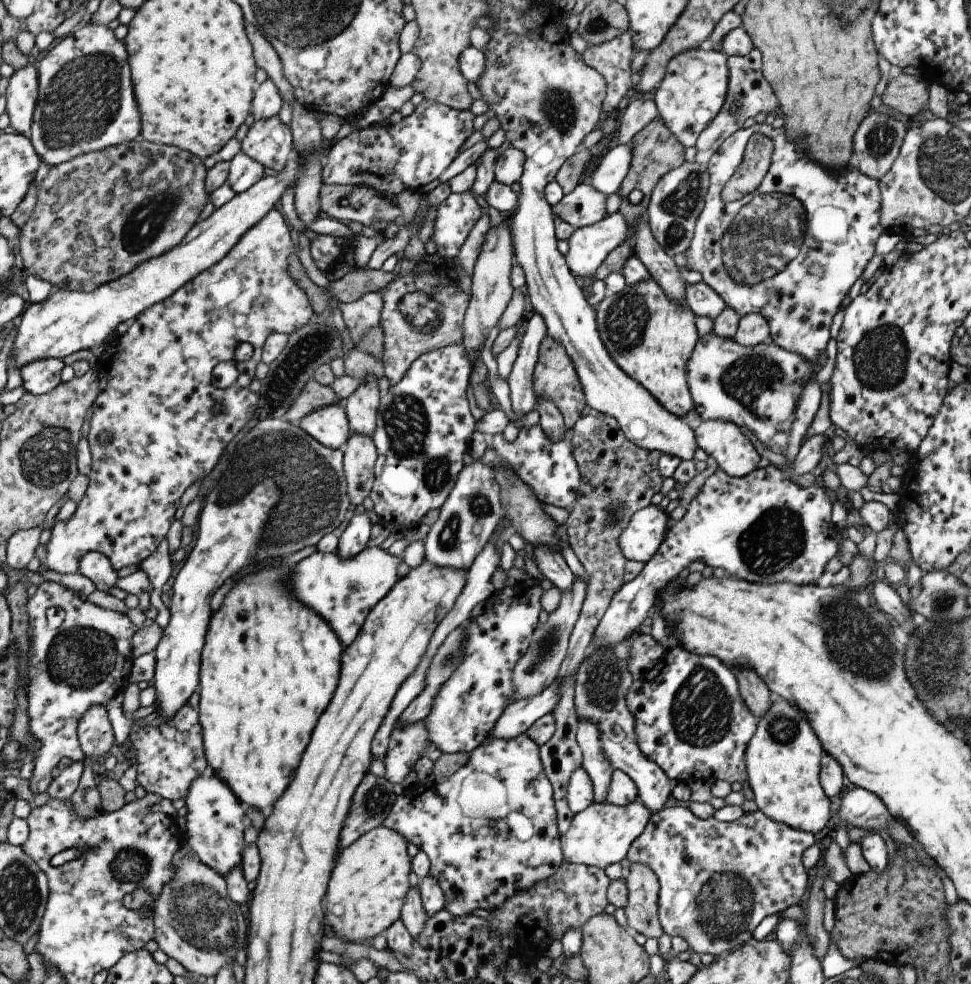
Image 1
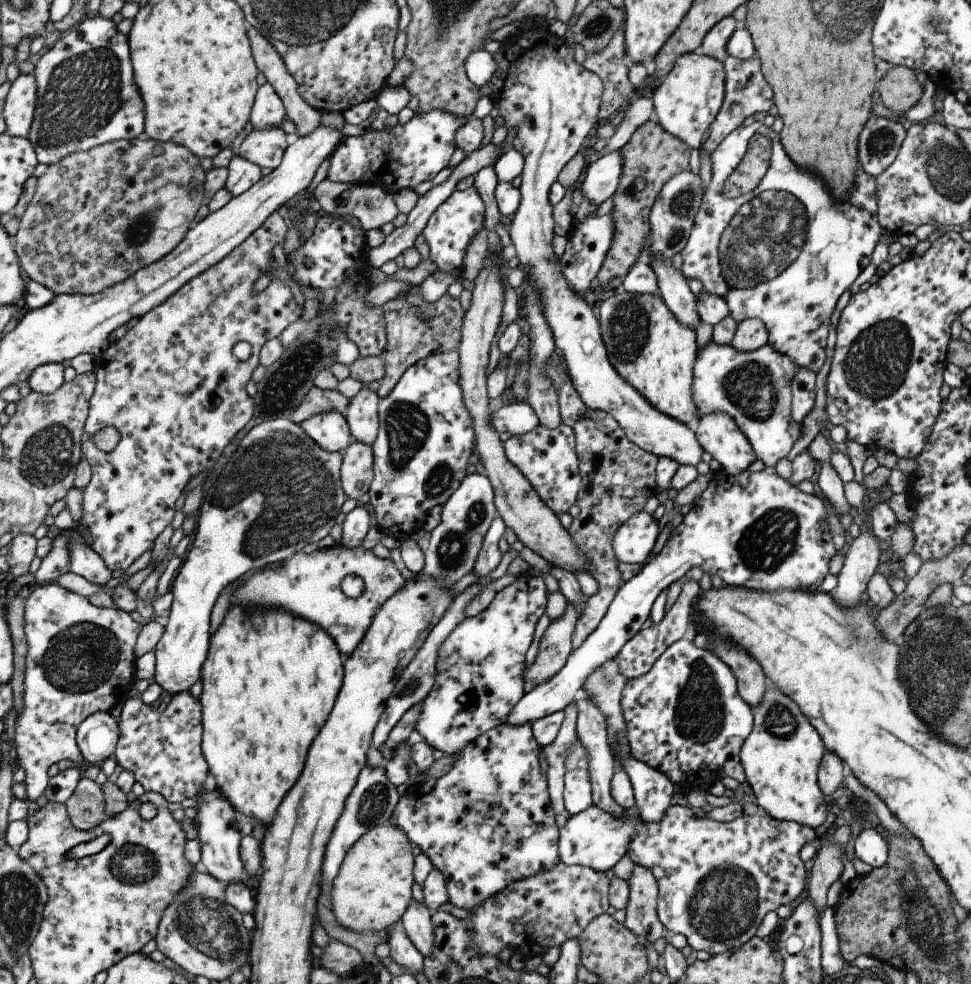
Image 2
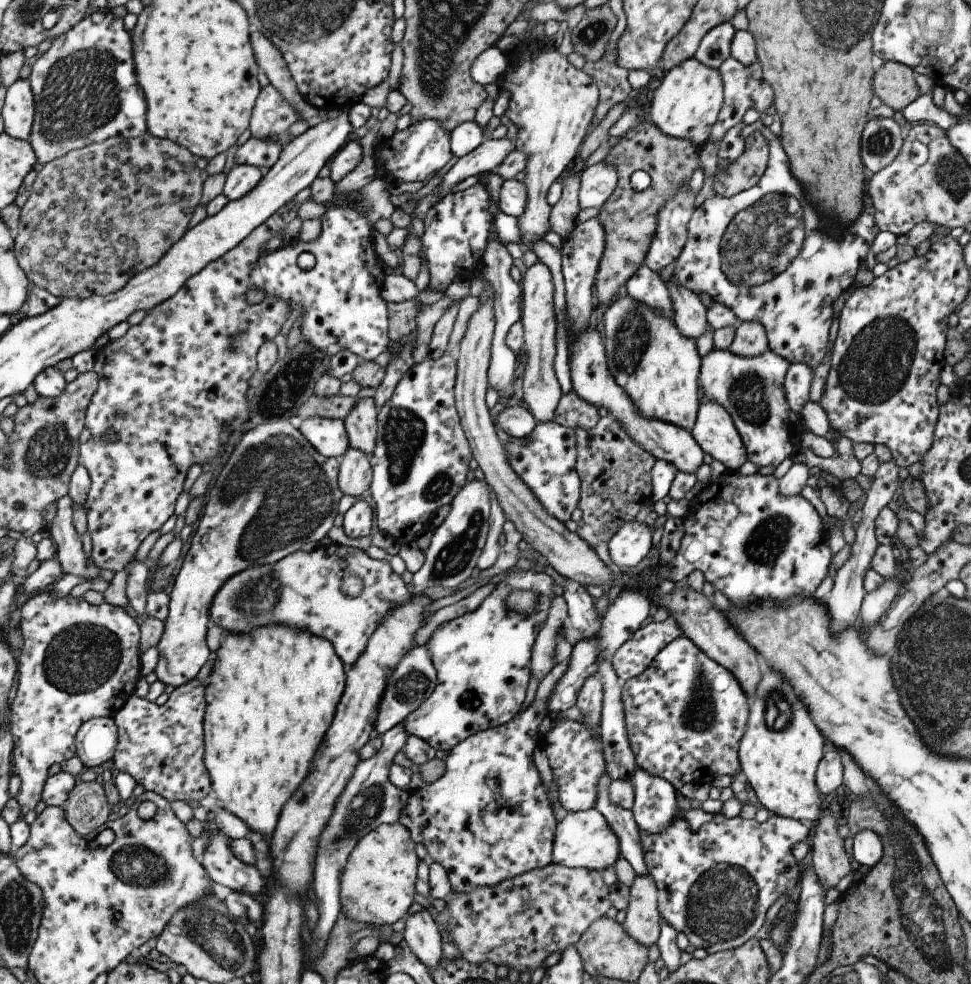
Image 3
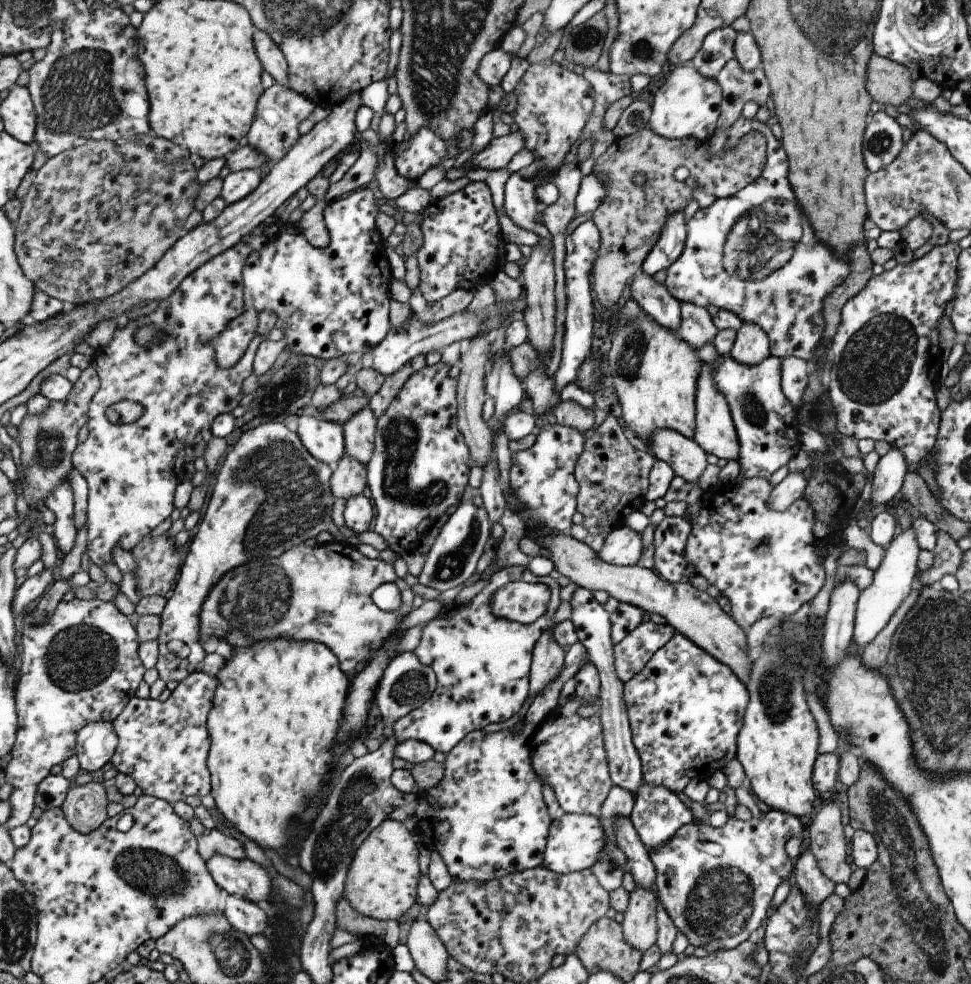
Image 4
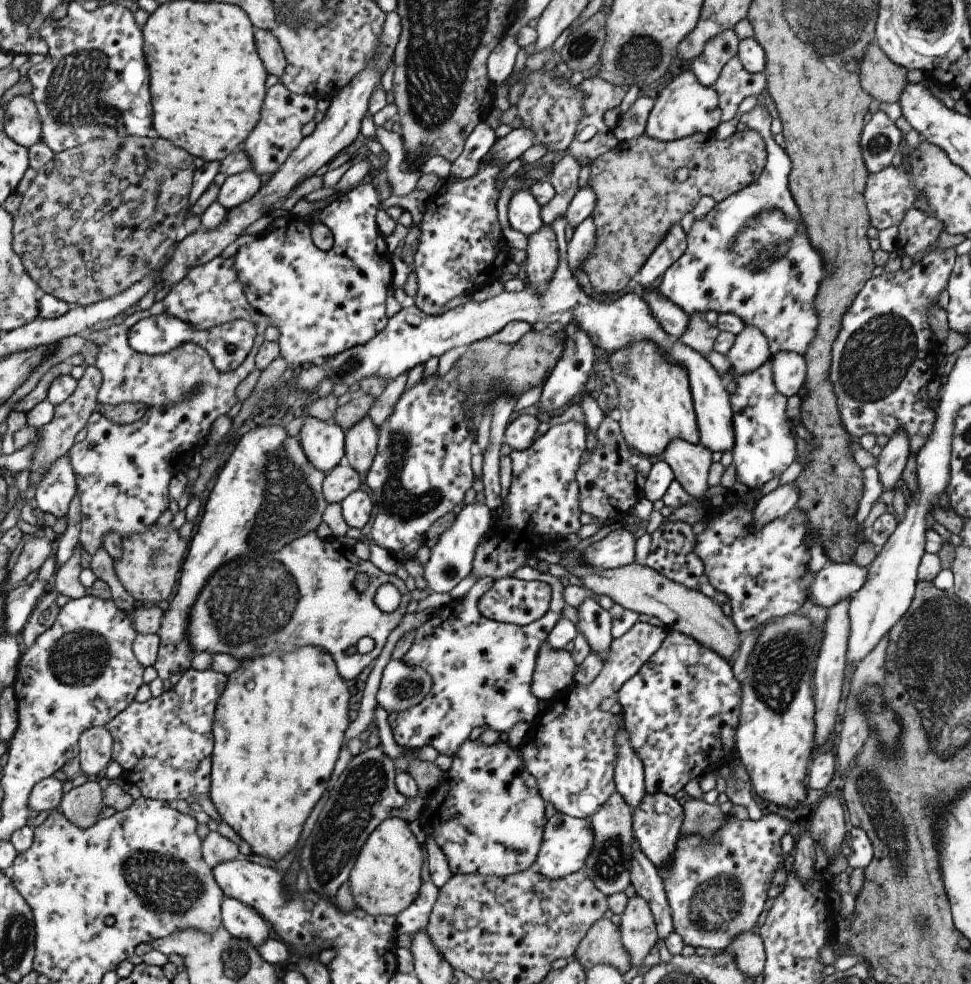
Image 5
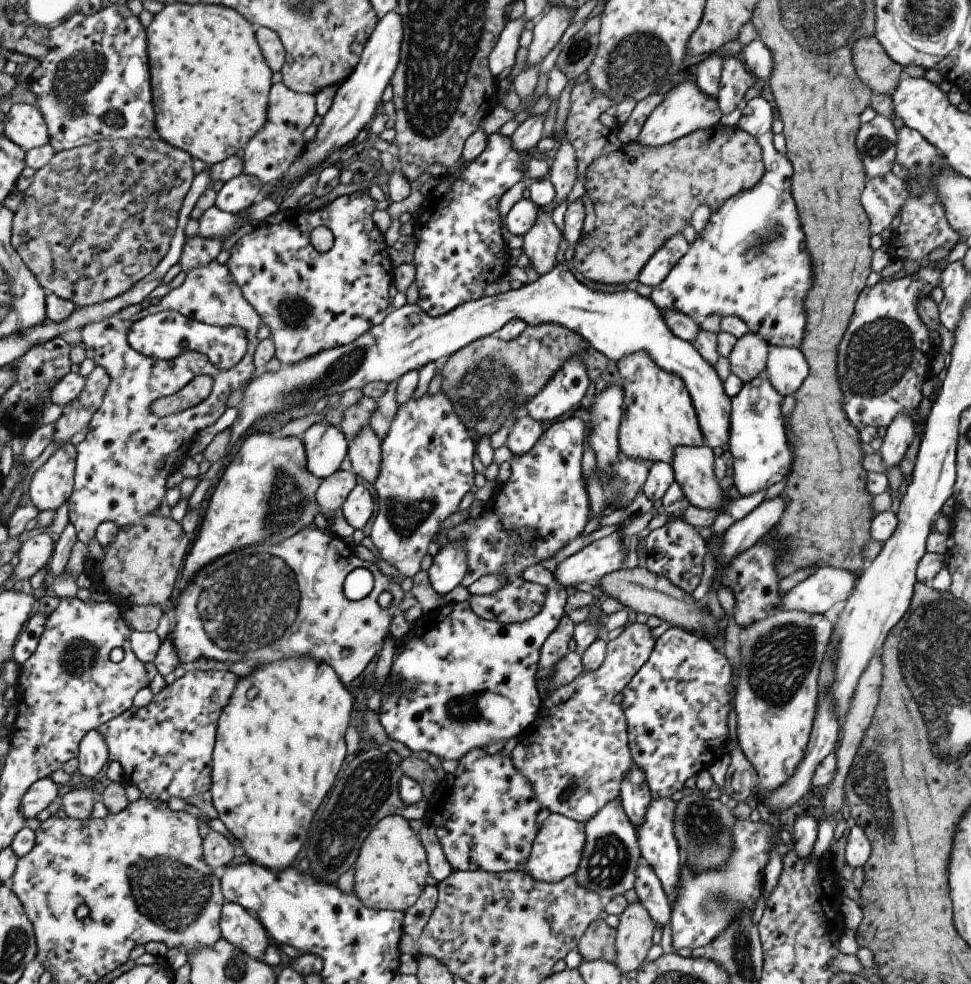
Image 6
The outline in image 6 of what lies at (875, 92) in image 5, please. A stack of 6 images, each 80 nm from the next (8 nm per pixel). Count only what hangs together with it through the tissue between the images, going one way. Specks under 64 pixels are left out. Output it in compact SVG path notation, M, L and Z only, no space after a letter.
M873 36L863 37L854 42L852 63L859 80L867 88L889 97L903 74L902 66L885 54Z

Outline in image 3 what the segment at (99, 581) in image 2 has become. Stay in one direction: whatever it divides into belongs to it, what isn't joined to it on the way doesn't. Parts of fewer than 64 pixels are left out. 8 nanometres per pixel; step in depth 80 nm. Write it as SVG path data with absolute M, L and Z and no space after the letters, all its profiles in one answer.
M64 496L57 503L57 514L50 527L56 552L61 559L63 574L77 575L86 580L99 578L100 568L93 562L93 558L85 554L83 540L73 526L71 496Z

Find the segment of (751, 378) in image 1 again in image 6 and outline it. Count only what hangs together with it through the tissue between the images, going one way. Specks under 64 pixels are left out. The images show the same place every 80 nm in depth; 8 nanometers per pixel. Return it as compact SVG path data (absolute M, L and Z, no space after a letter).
M764 368L757 376L742 383L739 392L730 397L729 436L726 447L731 457L732 484L741 497L770 487L790 472L792 457L787 445L785 422L779 411L782 397L771 386Z

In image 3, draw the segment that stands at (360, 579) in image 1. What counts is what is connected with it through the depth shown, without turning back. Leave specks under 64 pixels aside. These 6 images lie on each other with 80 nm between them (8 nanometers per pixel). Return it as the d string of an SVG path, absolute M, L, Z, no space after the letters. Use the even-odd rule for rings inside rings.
M329 543L327 546L315 546L313 552L295 551L295 554L285 556L277 564L269 566L253 566L237 576L231 576L227 582L221 585L221 588L213 597L209 607L209 616L212 623L215 623L227 630L228 633L249 632L255 626L261 624L271 624L271 622L281 622L287 626L295 628L305 628L307 632L320 636L328 640L335 651L335 654L345 662L345 667L352 665L354 660L364 651L365 643L381 617L397 603L409 600L412 589L401 581L389 567L388 561L370 558L364 550L347 547L335 543ZM341 574L351 574L359 576L363 586L363 592L351 598L341 594Z

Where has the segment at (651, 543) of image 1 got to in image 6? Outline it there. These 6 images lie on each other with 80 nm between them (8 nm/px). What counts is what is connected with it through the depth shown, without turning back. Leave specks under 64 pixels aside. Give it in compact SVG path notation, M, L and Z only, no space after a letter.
M617 531L591 542L557 564L553 573L556 581L563 587L575 586L577 582L594 585L602 576L624 566L626 549L623 543Z

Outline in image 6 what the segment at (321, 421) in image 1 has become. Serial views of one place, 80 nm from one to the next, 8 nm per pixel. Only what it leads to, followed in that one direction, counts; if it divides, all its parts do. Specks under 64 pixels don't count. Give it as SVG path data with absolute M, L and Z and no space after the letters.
M313 423L304 432L300 440L306 454L307 470L319 480L330 475L339 467L346 466L347 440L343 433L335 425Z

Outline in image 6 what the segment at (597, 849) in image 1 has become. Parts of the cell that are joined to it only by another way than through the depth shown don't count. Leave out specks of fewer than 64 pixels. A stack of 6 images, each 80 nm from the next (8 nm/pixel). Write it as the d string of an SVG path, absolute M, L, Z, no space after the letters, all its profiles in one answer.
M550 813L533 839L523 871L533 879L546 883L554 883L566 876L573 875L581 858L585 841L584 823L559 813Z

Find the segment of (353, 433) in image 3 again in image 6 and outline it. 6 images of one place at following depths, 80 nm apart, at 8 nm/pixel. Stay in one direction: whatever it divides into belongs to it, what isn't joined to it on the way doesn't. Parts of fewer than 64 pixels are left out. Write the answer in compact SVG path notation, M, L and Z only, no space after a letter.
M369 425L361 428L347 442L346 466L359 479L372 483L377 476L380 457L380 438Z

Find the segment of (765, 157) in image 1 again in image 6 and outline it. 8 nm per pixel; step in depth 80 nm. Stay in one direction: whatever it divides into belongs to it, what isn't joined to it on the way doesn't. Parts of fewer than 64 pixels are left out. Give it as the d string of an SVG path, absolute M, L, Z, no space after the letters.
M719 123L709 128L699 129L678 138L677 140L662 144L658 147L646 147L637 141L621 144L621 146L613 152L598 156L592 163L589 163L584 172L584 192L589 201L592 202L594 210L594 227L593 230L583 239L579 240L569 253L569 266L573 266L573 270L581 272L582 276L599 282L599 284L627 284L631 280L635 280L643 265L649 260L649 257L660 248L660 246L671 236L680 233L685 224L689 223L691 213L699 204L706 204L711 211L716 211L722 206L725 199L731 199L741 191L747 190L757 184L757 181L763 176L764 168L761 161L761 149L757 143L757 139L751 137L745 131L733 128L726 128Z

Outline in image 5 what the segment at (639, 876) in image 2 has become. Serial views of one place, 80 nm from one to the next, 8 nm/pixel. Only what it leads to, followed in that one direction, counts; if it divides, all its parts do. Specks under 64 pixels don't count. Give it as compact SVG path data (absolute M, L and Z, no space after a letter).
M639 895L628 898L618 925L620 941L629 953L632 967L641 964L645 954L657 945L655 923L648 902Z

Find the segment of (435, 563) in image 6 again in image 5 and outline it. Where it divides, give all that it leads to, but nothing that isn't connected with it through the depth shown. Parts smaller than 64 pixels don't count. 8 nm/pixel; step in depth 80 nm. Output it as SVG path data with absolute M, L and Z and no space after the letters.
M482 503L463 505L451 525L441 532L422 566L423 580L430 592L449 592L460 580L469 576L476 546L484 539L494 516Z

